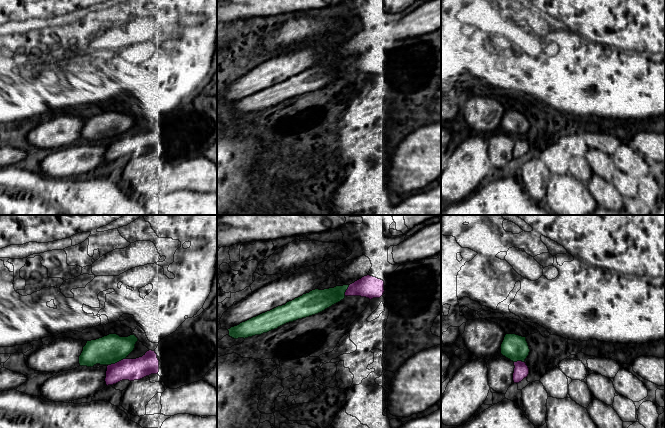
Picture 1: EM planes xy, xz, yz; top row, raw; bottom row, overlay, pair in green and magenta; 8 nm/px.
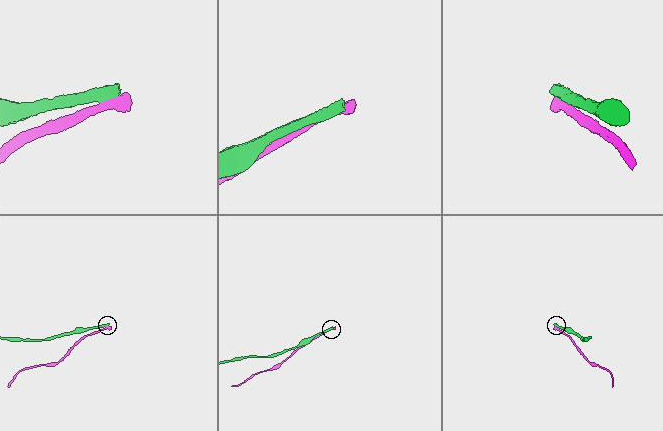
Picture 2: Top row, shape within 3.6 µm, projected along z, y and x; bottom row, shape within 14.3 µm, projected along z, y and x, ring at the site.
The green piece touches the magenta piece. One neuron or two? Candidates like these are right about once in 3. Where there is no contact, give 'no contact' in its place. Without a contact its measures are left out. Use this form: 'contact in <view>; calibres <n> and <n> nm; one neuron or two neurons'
contact in xy; calibres 240 and 180 nm; two neurons

